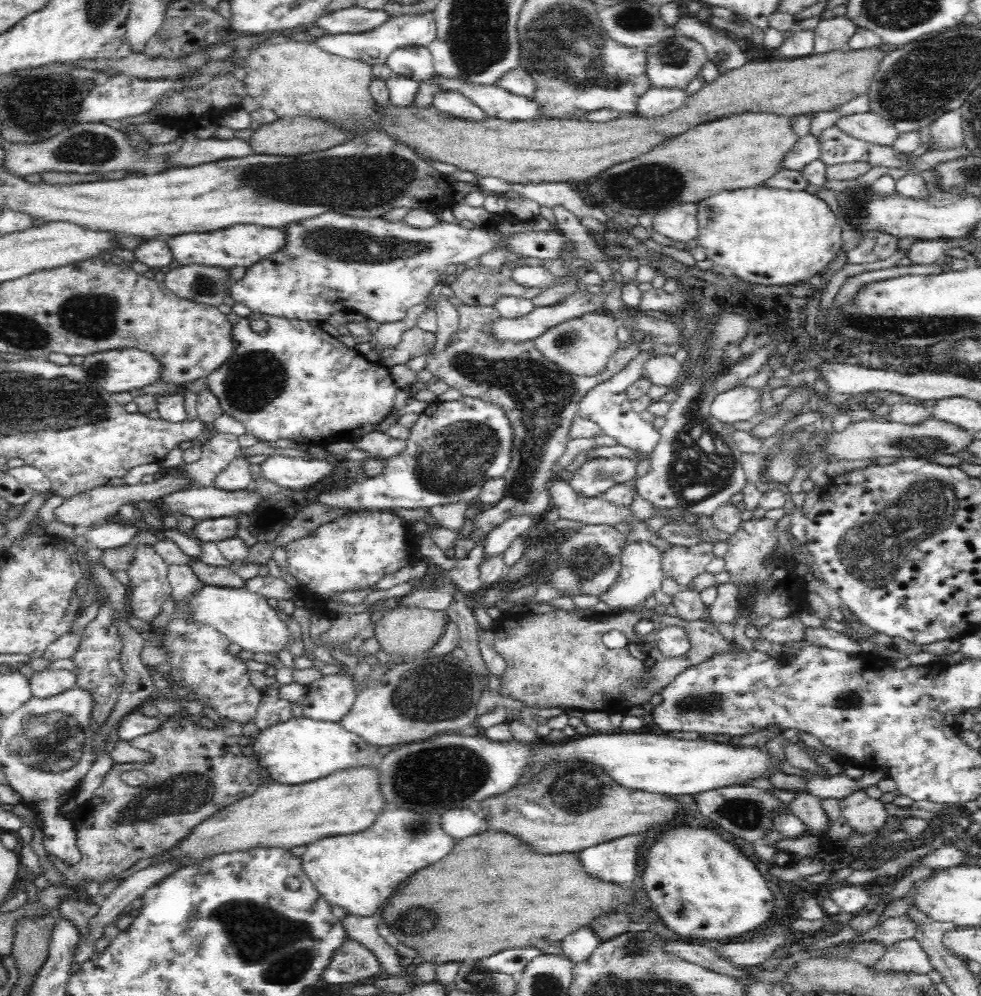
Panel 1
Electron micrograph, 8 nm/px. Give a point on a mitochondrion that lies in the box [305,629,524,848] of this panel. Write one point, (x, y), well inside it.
(444, 774)

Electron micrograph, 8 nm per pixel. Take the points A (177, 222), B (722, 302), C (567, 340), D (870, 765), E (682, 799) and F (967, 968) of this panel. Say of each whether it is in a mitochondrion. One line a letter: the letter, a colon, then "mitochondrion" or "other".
A: other
B: other
C: mitochondrion
D: other
E: other
F: other

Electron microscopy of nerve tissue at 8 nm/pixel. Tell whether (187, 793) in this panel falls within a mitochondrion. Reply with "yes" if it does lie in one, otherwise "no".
yes

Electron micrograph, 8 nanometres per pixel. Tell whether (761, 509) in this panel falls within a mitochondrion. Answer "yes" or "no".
no

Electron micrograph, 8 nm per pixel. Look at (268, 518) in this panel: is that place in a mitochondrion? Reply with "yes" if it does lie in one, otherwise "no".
no

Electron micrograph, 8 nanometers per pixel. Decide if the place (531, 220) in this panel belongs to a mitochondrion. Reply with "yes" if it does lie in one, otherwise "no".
no

